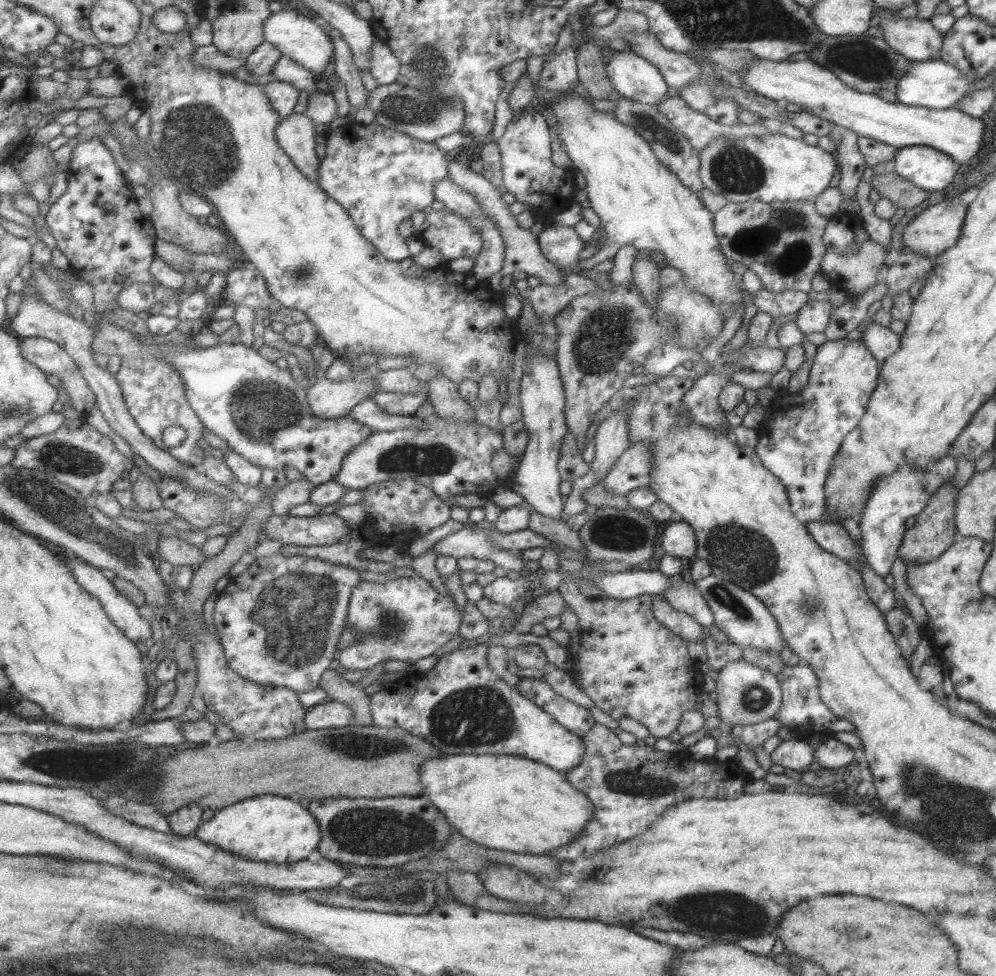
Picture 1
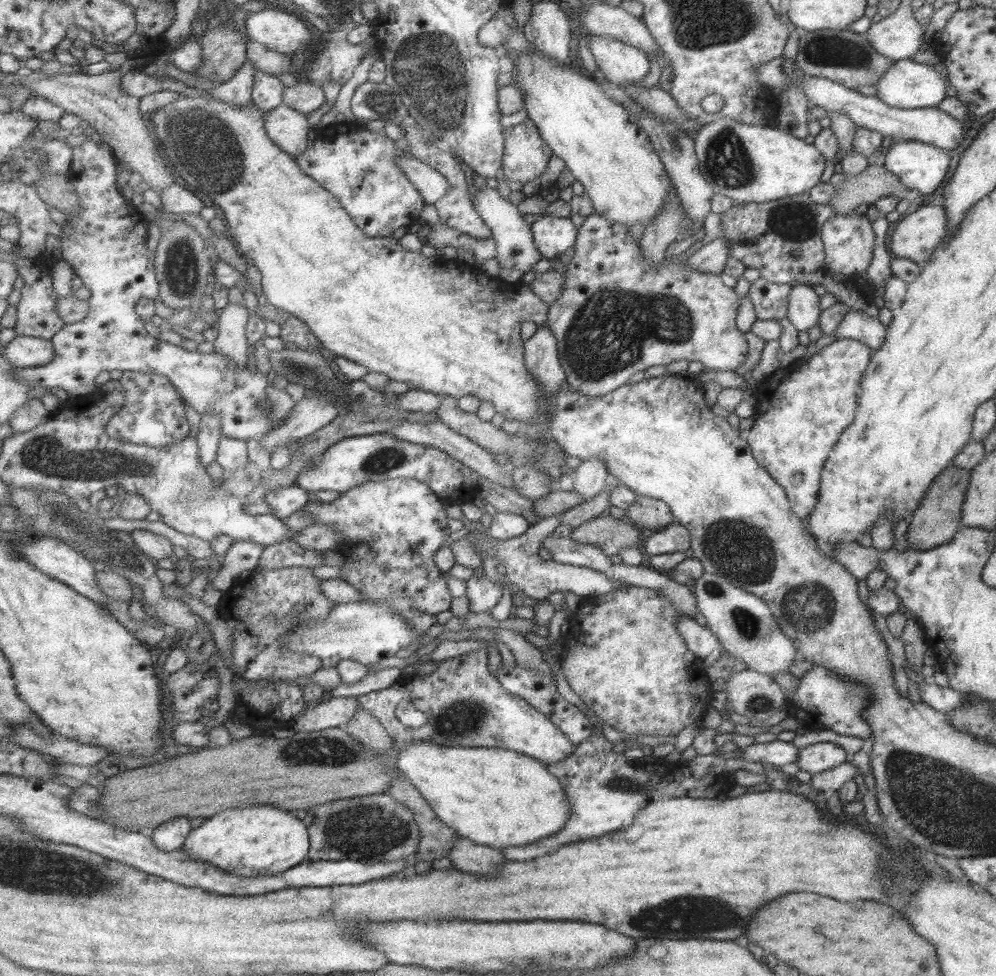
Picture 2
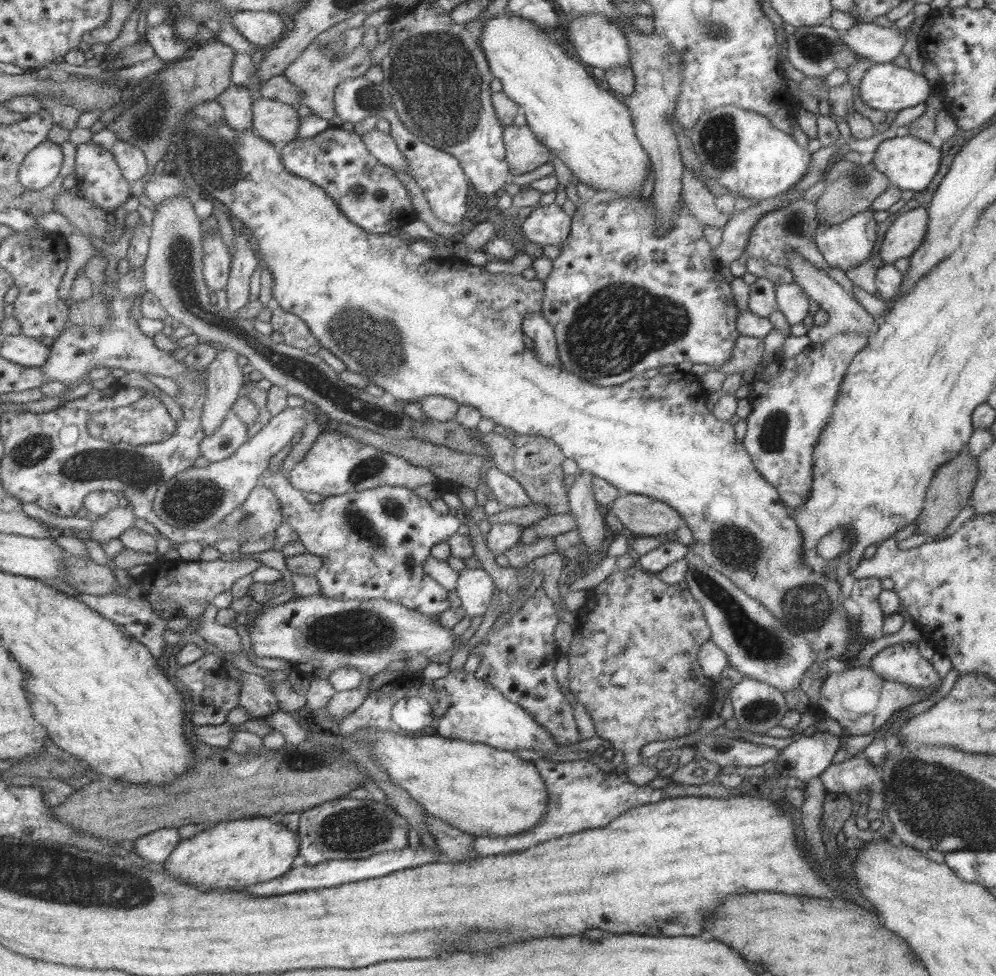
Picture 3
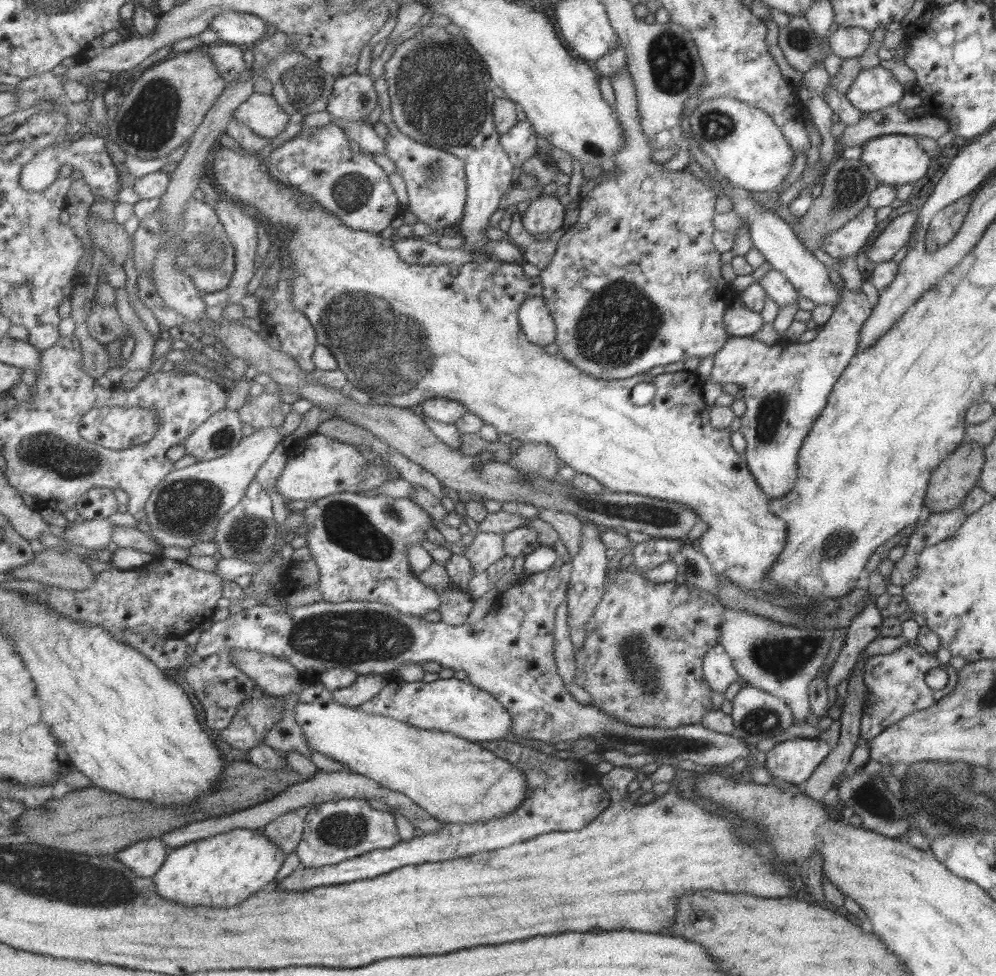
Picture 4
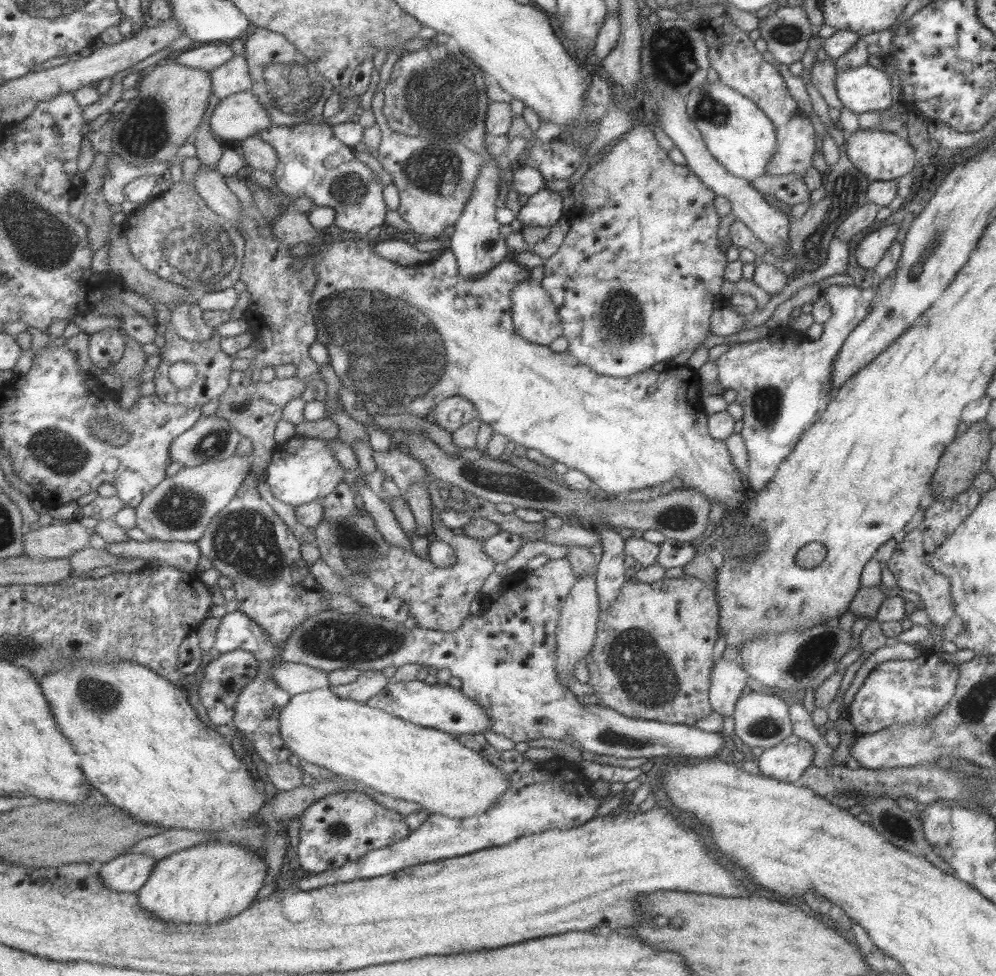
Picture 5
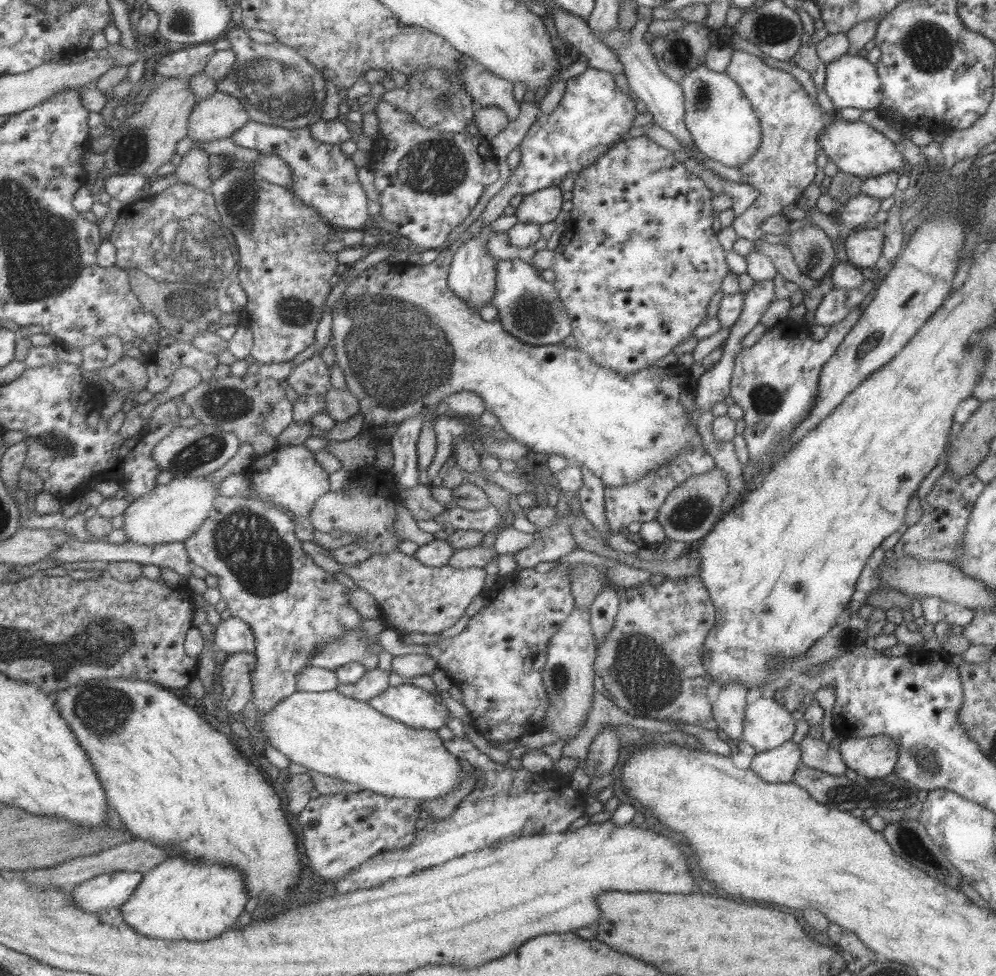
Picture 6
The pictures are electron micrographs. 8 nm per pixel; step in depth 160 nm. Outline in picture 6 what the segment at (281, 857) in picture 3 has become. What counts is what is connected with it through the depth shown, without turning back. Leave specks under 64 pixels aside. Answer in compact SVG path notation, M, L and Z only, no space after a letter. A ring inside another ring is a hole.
M182 856L168 858L144 875L135 894L121 907L127 924L143 936L165 940L208 940L231 930L249 896L242 870L222 864L195 864Z

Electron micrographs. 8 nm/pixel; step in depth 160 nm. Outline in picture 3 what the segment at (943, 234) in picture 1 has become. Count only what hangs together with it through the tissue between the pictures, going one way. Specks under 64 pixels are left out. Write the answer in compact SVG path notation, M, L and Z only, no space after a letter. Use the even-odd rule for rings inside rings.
M913 208L913 210L901 214L901 216L897 216L895 222L885 232L885 238L881 243L881 249L879 250L881 261L885 264L894 263L900 258L909 258L919 248L925 234L925 228L927 228L927 208Z

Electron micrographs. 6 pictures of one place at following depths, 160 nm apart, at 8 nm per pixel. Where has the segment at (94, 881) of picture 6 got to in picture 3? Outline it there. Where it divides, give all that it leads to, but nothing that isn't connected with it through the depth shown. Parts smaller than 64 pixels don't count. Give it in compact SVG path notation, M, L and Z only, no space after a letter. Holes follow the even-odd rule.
M162 828L139 837L133 845L136 854L141 856L147 864L161 867L182 840L177 828Z

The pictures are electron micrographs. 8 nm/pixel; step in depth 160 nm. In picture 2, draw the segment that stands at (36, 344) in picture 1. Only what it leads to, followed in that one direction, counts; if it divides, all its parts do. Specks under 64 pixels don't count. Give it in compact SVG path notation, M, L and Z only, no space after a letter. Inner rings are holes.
M16 336L4 350L6 358L9 358L14 366L21 368L38 367L55 358L52 340L38 337Z

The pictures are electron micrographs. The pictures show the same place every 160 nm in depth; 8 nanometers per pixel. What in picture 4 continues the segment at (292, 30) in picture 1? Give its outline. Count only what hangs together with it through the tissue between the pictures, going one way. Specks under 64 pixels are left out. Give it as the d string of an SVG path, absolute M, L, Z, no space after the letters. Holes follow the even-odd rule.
M225 11L215 16L210 28L217 32L221 40L245 46L266 38L267 21L248 12Z

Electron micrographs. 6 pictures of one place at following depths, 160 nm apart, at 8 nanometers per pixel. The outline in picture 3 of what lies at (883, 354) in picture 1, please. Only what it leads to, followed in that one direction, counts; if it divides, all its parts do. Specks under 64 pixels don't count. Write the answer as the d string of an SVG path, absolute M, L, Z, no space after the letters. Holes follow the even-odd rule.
M789 255L787 256L787 269L791 271L793 280L801 288L802 292L808 300L813 300L815 304L820 305L828 314L828 320L821 326L813 325L807 330L806 336L811 342L824 342L829 340L831 336L837 336L841 332L857 332L857 334L865 334L870 337L875 334L876 328L879 325L879 320L873 318L864 308L857 304L857 301L847 292L836 280L829 278L825 271L815 268L811 262L803 260L801 256Z

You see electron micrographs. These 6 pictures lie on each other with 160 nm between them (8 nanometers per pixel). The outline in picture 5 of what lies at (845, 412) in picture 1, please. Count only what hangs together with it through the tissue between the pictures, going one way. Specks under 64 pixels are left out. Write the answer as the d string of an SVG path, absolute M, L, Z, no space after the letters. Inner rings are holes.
M830 285L823 288L822 293L830 306L830 317L823 324L823 333L820 338L815 341L802 340L801 338L793 338L787 336L773 336L756 342L733 343L731 347L723 352L716 359L716 367L718 370L718 382L724 389L735 390L735 402L742 408L742 428L740 436L746 448L748 455L747 466L749 474L744 479L746 489L758 491L764 487L764 484L771 479L780 462L791 452L799 437L804 433L806 428L815 422L815 419L828 406L831 399L830 384L831 363L839 348L849 336L849 332L864 320L869 310L869 301L865 301L859 295L859 286L855 285Z

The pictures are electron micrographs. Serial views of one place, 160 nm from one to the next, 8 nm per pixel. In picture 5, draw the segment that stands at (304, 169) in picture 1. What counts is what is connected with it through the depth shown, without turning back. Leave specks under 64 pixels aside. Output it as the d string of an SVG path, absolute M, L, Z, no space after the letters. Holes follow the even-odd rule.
M251 91L220 99L208 121L214 134L224 140L243 141L275 125L261 100Z

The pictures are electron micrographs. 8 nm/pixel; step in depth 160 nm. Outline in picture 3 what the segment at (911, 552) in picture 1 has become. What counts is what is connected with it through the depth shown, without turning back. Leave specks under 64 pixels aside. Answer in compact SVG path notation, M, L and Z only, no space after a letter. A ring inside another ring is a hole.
M967 450L957 453L951 460L940 466L932 476L927 490L923 508L913 522L917 533L937 536L943 532L947 523L950 523L955 515L965 506L970 504L970 496L978 477L977 462Z

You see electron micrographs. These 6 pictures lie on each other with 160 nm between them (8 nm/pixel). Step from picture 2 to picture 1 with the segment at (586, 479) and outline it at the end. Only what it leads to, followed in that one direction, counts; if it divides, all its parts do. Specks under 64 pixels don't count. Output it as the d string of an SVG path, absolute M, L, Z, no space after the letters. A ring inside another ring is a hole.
M628 408L610 414L601 421L594 434L594 455L589 463L589 472L605 477L615 461L629 446L629 428L626 427Z

